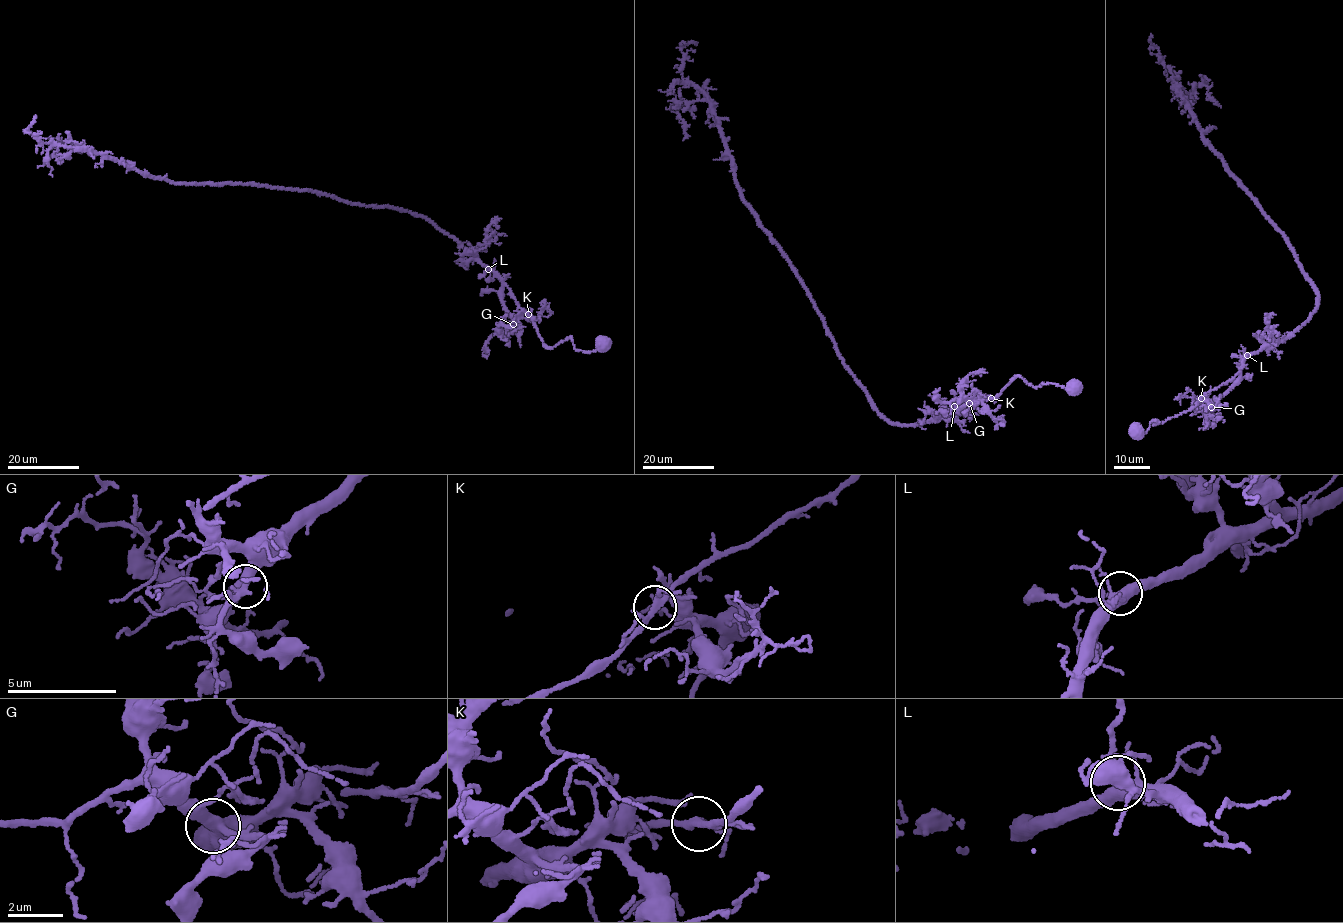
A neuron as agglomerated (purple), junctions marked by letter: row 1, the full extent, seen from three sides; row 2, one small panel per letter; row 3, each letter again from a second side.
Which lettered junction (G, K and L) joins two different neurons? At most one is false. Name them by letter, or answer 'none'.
none

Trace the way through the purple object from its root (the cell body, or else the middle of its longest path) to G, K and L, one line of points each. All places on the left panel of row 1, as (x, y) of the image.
G: (603, 344), (600, 350), (576, 350), (571, 337), (547, 347), (524, 310), (513, 324)
K: (603, 344), (600, 350), (576, 350), (571, 337), (547, 347), (528, 314)
L: (603, 344), (600, 350), (576, 350), (571, 337), (547, 347), (533, 321), (518, 307), (509, 288), (488, 269)

